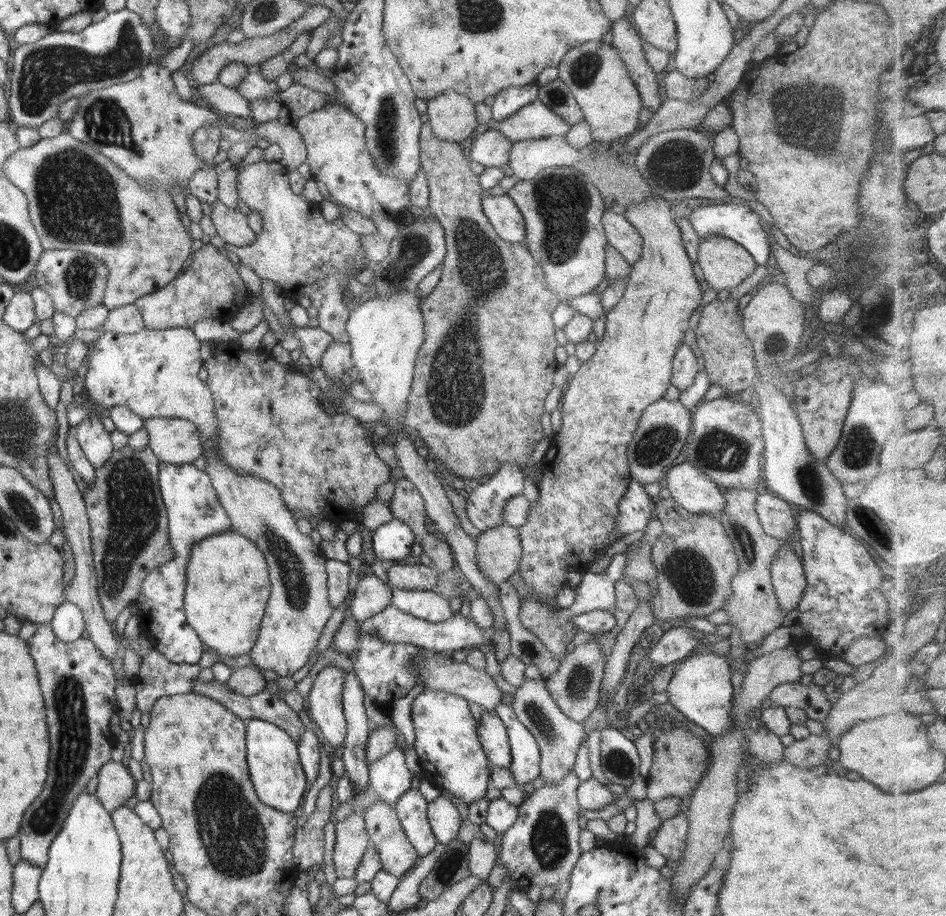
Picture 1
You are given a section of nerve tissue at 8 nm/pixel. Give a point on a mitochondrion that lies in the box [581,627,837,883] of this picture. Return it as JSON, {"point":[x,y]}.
{"point":[620,764]}

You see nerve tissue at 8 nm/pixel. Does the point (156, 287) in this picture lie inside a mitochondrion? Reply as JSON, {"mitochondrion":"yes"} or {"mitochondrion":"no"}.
{"mitochondrion":"no"}

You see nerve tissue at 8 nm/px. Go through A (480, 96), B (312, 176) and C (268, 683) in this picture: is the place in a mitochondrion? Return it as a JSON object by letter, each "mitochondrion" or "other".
{"A":"other","B":"other","C":"other"}

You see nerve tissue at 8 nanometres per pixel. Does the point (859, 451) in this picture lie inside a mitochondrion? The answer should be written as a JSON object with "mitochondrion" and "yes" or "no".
{"mitochondrion":"yes"}

